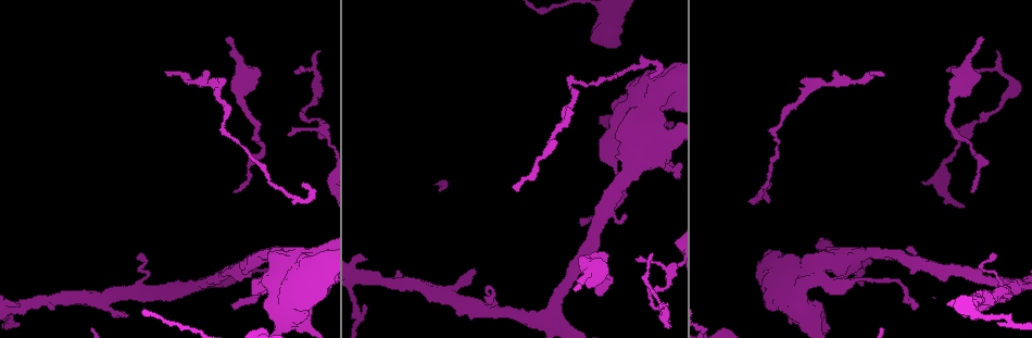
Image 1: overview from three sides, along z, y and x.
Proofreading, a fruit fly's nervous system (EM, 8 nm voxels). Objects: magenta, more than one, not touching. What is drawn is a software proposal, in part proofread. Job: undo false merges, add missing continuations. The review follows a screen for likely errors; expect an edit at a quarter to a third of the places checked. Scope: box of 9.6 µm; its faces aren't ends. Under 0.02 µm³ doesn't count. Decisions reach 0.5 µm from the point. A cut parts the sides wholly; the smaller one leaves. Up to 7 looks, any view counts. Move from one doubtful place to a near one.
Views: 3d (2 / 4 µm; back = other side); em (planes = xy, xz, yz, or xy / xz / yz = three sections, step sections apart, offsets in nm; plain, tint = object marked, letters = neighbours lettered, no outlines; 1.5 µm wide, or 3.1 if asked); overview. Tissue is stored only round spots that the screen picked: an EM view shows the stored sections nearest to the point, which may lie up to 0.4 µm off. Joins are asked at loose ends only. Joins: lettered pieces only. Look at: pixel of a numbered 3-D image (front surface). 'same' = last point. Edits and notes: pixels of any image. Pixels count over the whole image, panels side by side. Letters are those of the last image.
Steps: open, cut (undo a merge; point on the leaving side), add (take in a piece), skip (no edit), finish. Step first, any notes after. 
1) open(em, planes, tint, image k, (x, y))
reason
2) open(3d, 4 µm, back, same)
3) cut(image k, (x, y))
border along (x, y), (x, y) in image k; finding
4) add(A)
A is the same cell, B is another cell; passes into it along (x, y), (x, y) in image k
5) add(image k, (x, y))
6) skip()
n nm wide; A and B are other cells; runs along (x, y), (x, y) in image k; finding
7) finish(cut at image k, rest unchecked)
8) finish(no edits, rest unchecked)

open(em, planes, letters, image 1, (979, 121))
sharp bend

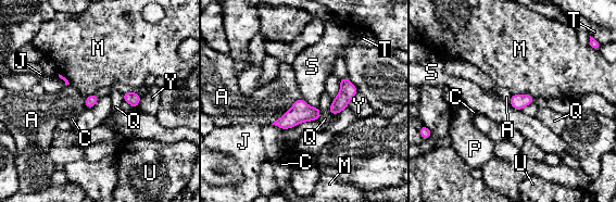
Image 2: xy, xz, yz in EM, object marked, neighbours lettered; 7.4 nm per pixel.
skip()
A, C, J, M, P, Q, S, T, U and Y are other cells; border along (100, 97), (92, 106), (86, 109) in image 2; one neuron here

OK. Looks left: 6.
open(3d, 4 µm, image 1, (576, 286))

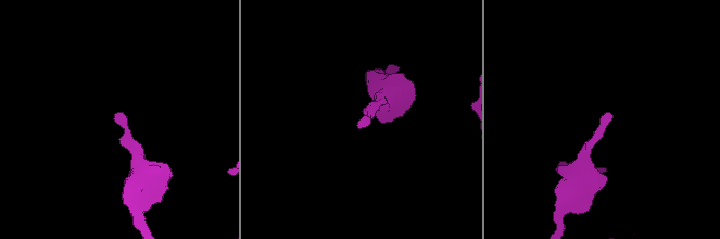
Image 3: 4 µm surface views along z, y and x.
open(em, planes, letters, image 3, (117, 113))

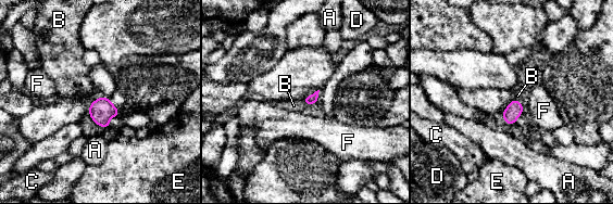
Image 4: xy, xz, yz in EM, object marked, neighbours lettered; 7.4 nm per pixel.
add(B)
B is the same cell, A, C, D, E and F are other cells; passes into it along (310, 100), (304, 102), (294, 105) in image 4; the neuron continues

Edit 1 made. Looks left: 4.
open(overview)

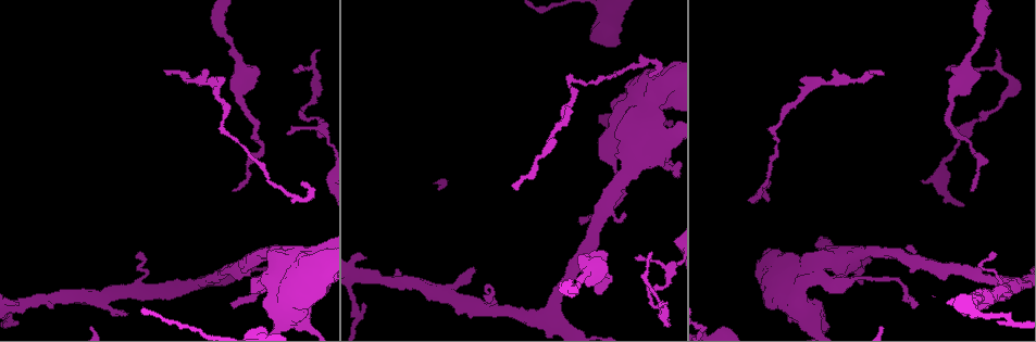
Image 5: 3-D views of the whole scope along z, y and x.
open(3d, 2 µm, image 5, (884, 73))
tapers out

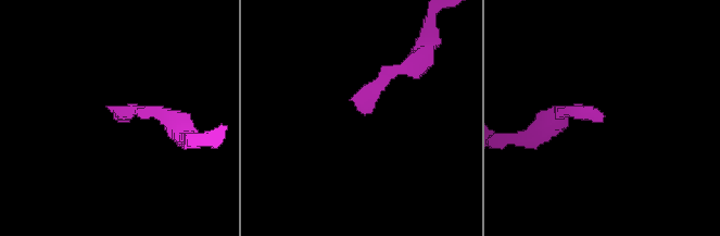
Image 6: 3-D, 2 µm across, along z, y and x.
open(em, xz, step 4, plain, image 6, (117, 122))
need the tissue

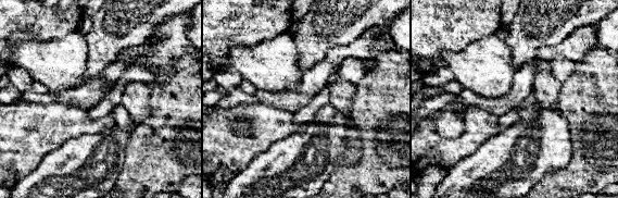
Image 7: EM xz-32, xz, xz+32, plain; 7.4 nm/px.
open(em, xz, step 4, letters, same)
see the neighbours

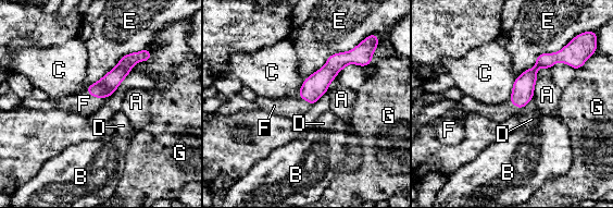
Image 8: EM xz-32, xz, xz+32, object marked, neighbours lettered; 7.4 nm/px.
add(F)
F is the same cell, A, B, C, D, E and G are other cells; passes into it along (105, 86), (94, 96), (84, 104) in image 8; it goes on there

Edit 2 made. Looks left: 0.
finish(add at image 4, add at image 8, rest unchecked)

